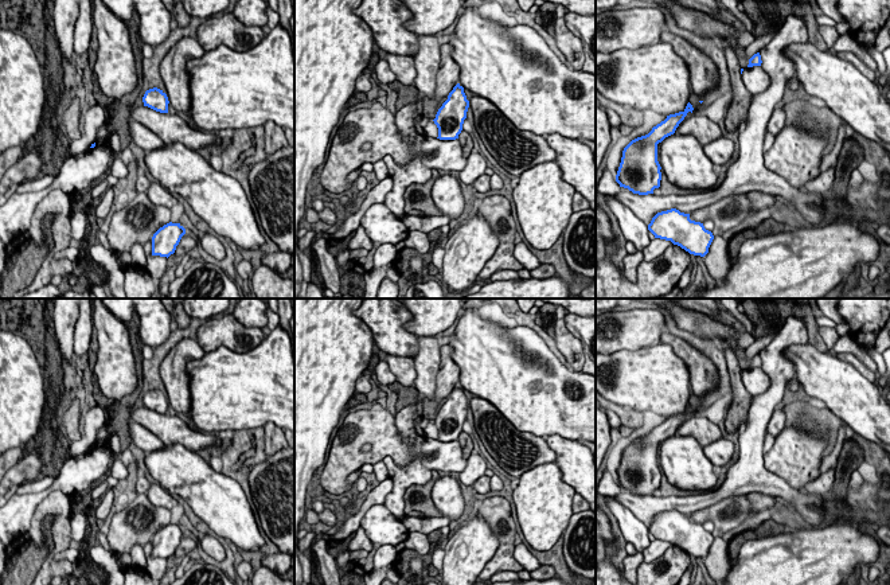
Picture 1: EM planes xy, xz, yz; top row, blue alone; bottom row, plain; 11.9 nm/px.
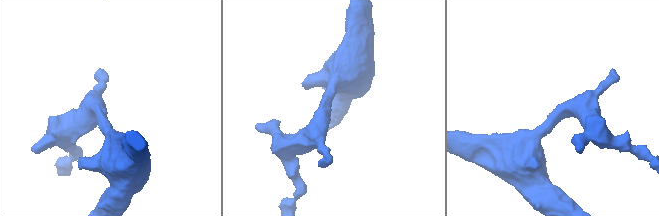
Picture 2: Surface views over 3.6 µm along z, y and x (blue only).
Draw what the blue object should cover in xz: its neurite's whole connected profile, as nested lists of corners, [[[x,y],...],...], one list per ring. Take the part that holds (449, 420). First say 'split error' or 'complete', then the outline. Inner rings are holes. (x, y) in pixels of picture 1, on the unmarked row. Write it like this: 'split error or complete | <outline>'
complete | [[[457,385],[449,394],[448,401],[438,410],[436,420],[433,421],[438,429],[440,441],[456,441],[462,432],[464,421],[469,402],[464,394],[464,389]]]

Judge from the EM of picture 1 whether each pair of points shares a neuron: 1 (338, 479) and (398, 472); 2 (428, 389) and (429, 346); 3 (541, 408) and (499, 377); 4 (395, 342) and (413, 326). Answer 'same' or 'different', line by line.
1: different
2: same
3: same
4: different

